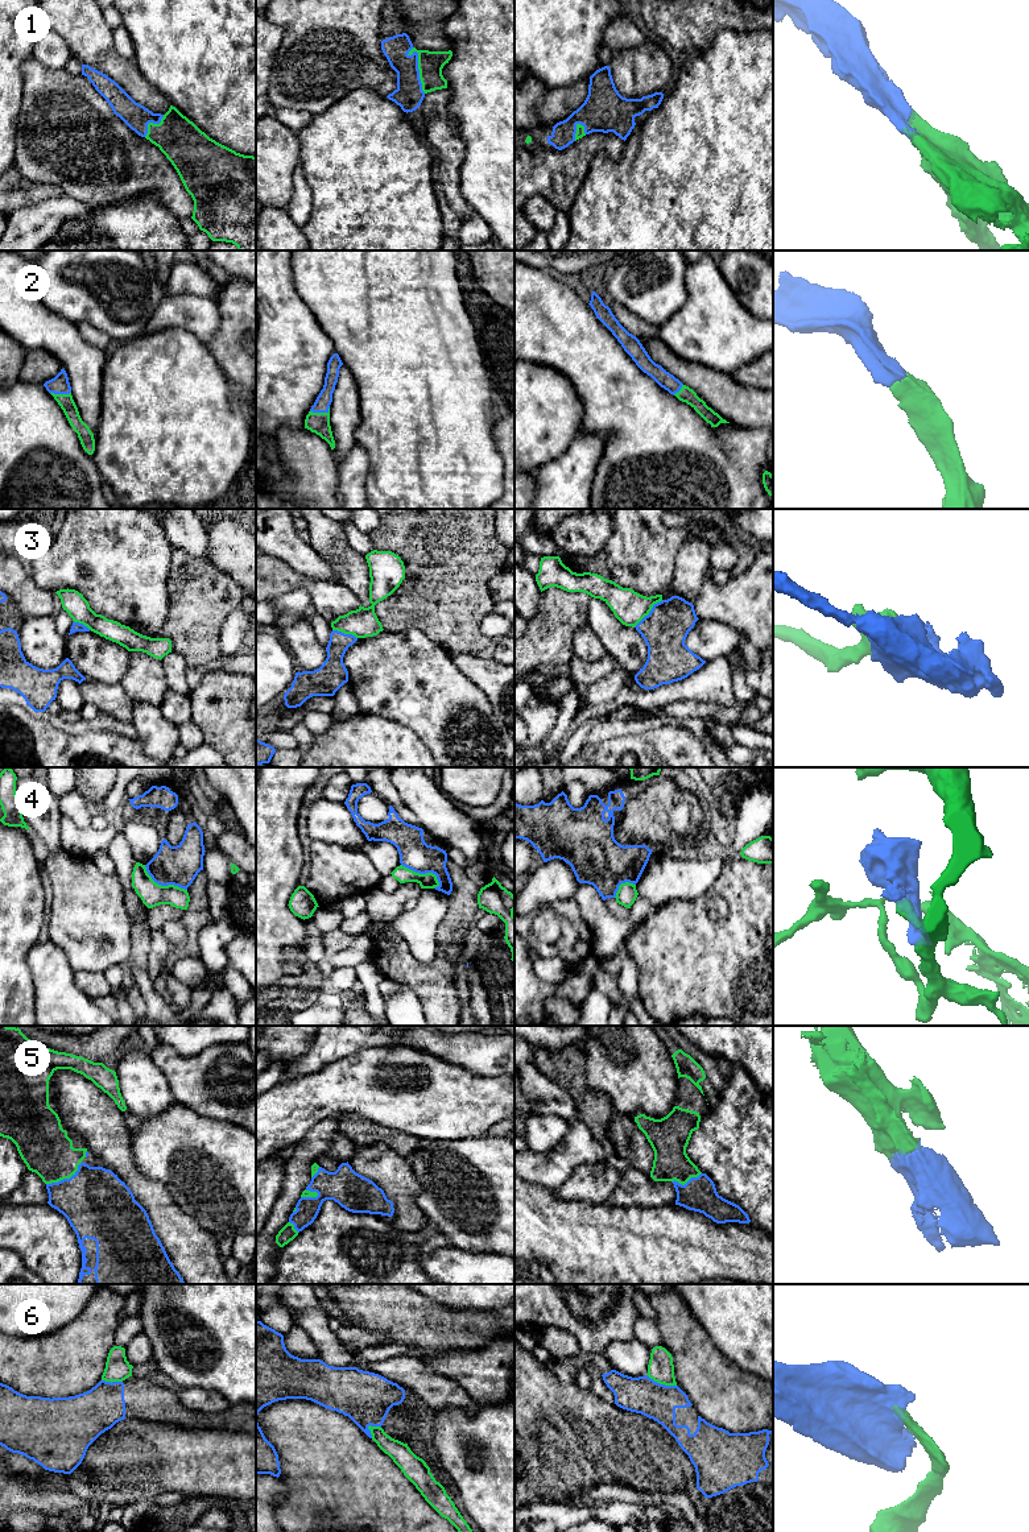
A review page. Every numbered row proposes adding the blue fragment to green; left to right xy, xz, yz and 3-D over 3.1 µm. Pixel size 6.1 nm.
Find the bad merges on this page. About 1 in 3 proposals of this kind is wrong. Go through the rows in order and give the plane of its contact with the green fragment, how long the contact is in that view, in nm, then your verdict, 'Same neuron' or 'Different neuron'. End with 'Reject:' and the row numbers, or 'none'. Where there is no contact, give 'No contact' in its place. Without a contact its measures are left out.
1: Touches green in xz. Shared border 300 nm. Same neuron
2: Touches green in xz. Shared border 120 nm. Same neuron
3: Touches green in yz. Shared border 240 nm. Different neuron
4: Touches green in xz. Shared border 280 nm. Different neuron
5: Touches green in xy. Shared border 260 nm. Same neuron
6: Touches green in yz. Shared border 200 nm. Different neuron
Reject: 3, 4, 6

